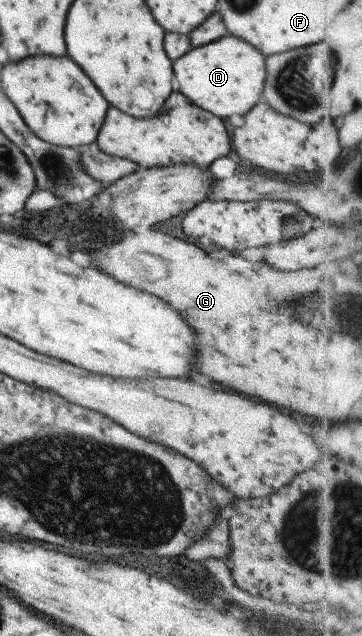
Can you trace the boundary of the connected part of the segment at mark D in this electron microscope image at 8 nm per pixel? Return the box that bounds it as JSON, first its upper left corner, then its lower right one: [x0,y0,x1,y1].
[173,34,266,120]

